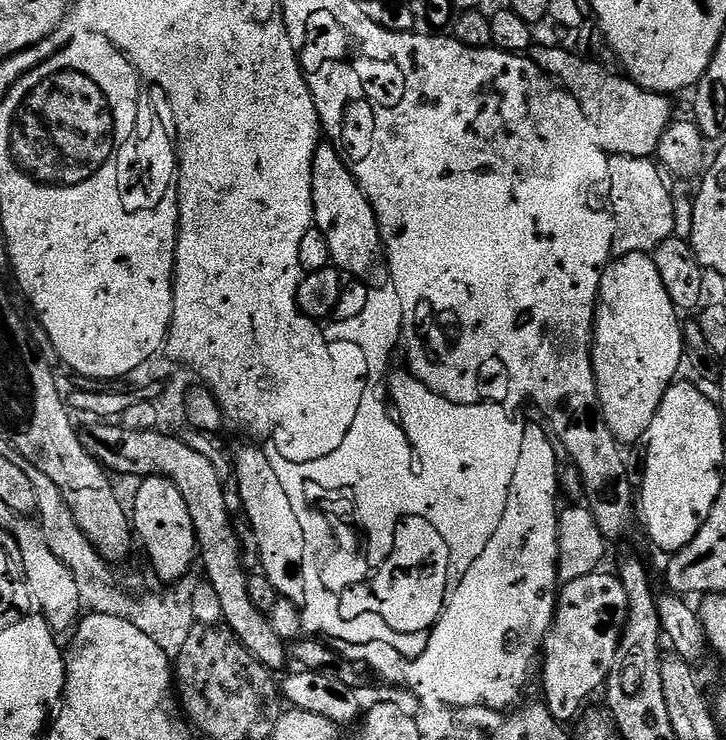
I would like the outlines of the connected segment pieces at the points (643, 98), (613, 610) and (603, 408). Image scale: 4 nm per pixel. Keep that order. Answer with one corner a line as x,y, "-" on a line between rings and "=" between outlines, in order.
539,46
533,47
530,52
531,59
535,60
543,72
551,72
576,97
584,112
594,122
601,142
612,156
655,157
659,153
662,138
668,132
669,124
674,120
672,104
664,97
667,95
635,79
627,80
626,77
603,68
600,62
587,55
579,55
575,56
564,48
=
604,571
574,578
559,589
556,617
542,645
542,698
550,714
561,722
574,719
583,710
584,703
607,685
628,621
628,599
620,577
=
649,253
617,256
605,267
604,276
600,279
600,298
592,334
592,369
596,375
600,412
621,445
627,446
647,437
648,427
656,420
668,387
677,379
680,363
685,363
686,332
680,329
676,315
676,303
670,298
656,261

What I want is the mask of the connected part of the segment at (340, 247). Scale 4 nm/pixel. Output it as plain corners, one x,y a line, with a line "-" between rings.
321,143
316,150
312,185
316,211
315,227
319,228
327,239
332,260
341,269
349,268
349,273
355,274
358,271
374,269
376,260
388,260
388,252
392,252
392,248
384,248
384,240
376,240
376,220
372,220
373,211
370,210
368,196
352,176
343,155
331,143

